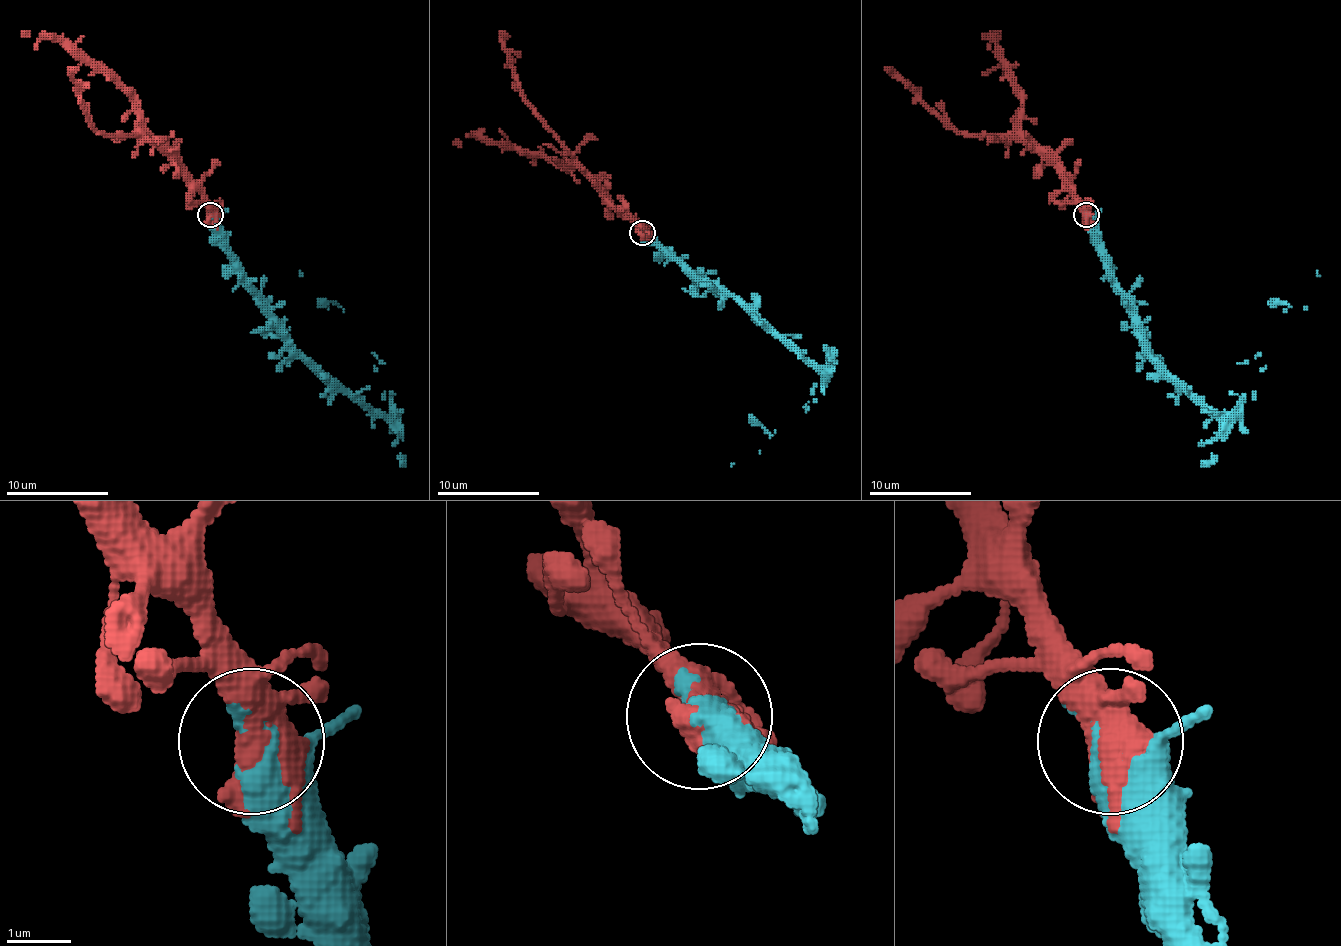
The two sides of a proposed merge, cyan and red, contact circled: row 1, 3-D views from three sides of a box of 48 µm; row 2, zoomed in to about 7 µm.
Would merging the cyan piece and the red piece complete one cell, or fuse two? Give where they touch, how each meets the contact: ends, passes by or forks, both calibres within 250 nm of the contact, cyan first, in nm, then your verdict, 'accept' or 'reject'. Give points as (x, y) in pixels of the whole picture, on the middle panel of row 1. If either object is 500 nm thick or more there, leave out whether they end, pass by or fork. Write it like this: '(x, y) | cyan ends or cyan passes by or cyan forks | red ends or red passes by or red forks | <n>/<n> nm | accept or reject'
(642, 232) | 500/420 nm | accept

